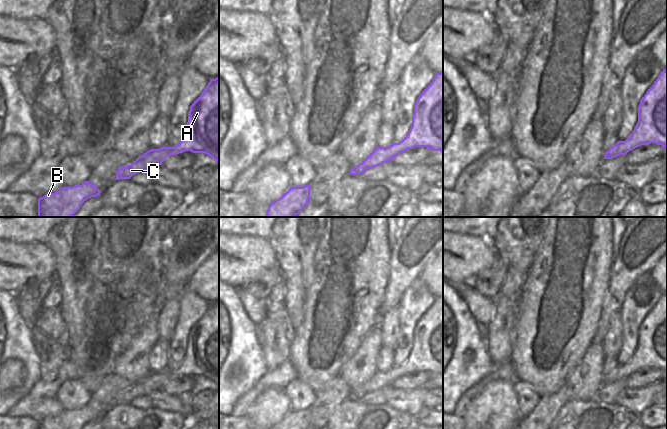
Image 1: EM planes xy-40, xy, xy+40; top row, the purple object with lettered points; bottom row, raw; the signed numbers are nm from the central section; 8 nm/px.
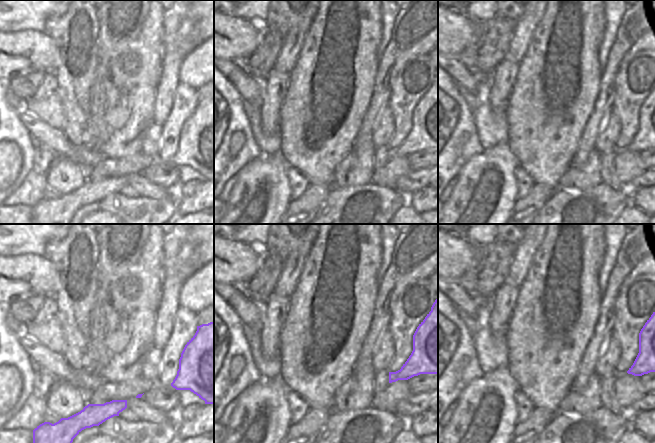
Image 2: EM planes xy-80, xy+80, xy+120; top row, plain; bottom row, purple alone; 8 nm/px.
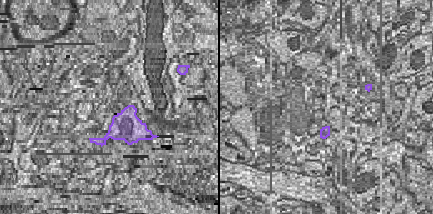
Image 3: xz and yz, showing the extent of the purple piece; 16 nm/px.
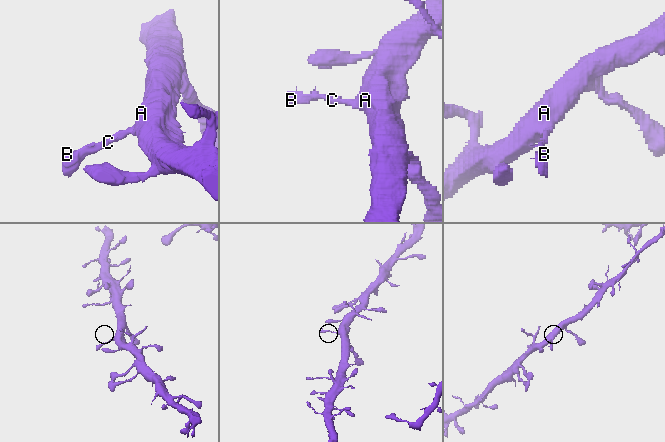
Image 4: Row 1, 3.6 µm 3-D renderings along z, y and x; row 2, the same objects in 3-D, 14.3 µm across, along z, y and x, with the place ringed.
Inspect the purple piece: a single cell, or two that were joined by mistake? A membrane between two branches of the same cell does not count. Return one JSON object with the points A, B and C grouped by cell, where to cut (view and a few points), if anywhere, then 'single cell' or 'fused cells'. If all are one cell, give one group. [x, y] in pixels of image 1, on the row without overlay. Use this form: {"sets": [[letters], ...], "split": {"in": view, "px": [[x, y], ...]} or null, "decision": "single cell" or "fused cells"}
{"sets": [["A", "B", "C"]], "split": null, "decision": "single cell"}

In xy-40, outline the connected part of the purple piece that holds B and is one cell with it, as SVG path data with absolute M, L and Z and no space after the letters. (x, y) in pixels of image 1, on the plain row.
M89 405L73 411L63 411L55 417L47 417L38 423L38 429L82 429L87 423L100 419L101 415Z

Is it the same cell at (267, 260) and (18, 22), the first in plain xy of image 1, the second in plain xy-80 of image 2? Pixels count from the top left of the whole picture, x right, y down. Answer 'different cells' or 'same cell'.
different cells

